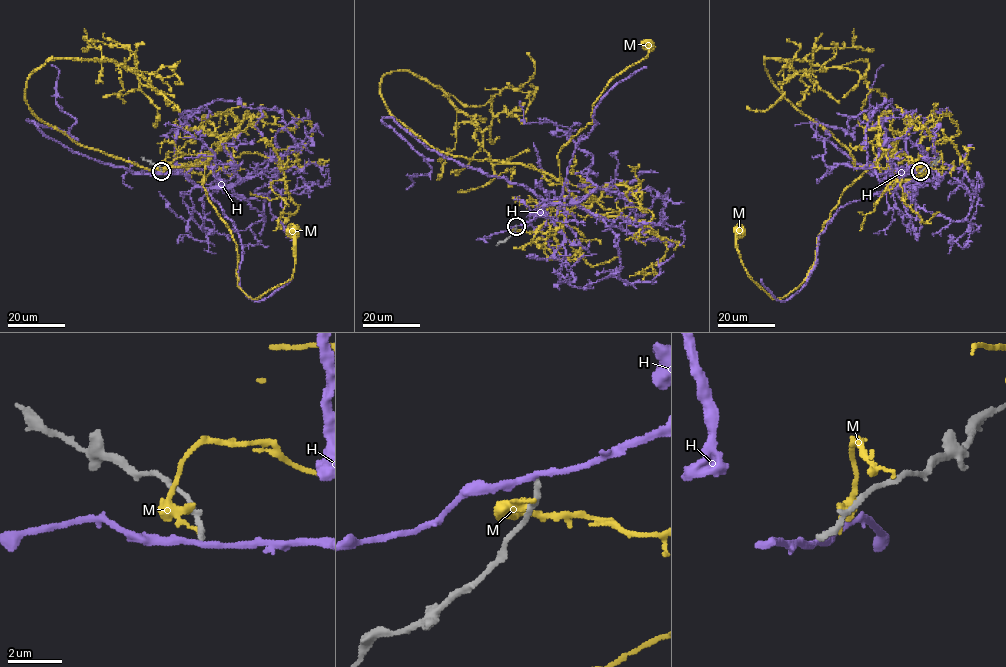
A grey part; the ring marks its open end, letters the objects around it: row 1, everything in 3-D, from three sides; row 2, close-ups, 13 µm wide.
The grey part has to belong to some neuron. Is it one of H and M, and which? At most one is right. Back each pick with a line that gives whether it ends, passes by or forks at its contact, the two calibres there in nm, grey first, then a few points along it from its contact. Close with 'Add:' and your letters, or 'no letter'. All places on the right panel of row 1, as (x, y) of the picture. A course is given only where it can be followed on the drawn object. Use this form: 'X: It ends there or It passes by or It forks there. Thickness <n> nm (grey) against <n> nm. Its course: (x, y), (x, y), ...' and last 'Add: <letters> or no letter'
Add: no letter

